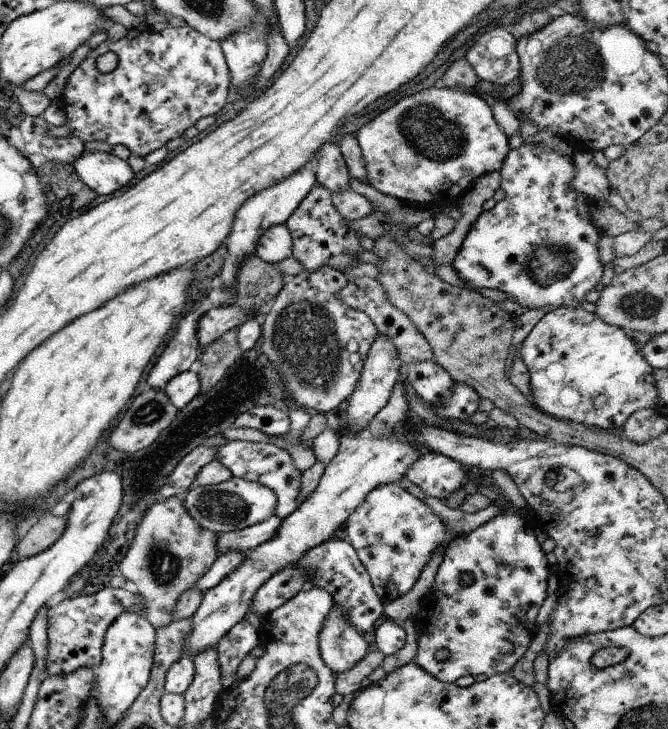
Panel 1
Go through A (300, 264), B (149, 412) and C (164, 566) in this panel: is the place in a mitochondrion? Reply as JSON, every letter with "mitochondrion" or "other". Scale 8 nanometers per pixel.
{"A":"other","B":"mitochondrion","C":"mitochondrion"}

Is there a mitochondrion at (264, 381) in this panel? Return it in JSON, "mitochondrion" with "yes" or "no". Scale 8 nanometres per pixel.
{"mitochondrion":"yes"}

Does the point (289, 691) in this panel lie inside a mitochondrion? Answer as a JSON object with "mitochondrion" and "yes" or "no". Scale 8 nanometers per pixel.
{"mitochondrion":"yes"}

